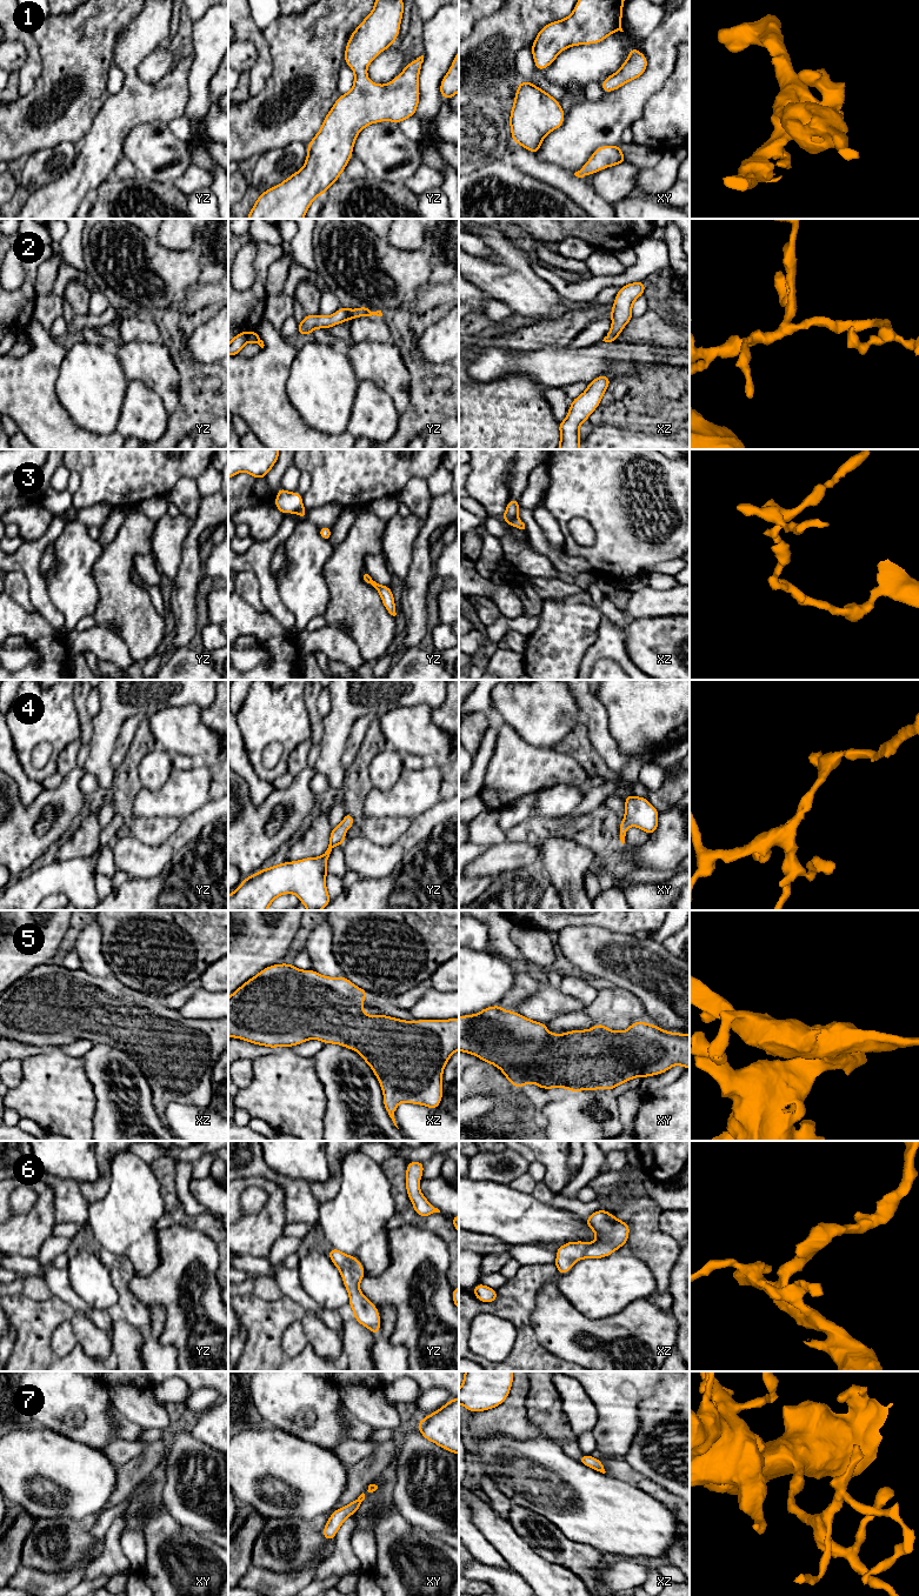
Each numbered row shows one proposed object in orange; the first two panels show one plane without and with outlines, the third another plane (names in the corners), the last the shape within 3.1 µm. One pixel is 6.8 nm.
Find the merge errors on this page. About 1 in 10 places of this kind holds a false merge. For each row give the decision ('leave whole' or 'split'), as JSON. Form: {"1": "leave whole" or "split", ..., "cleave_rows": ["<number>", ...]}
{"1": "leave whole", "2": "leave whole", "3": "split", "4": "leave whole", "5": "leave whole", "6": "leave whole", "7": "leave whole", "cleave_rows": ["3"]}

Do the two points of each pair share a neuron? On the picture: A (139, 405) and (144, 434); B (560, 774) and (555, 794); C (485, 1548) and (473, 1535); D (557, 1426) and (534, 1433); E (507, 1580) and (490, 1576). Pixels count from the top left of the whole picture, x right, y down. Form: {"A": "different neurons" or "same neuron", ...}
{"A": "same neuron", "B": "different neurons", "C": "same neuron", "D": "different neurons", "E": "same neuron"}

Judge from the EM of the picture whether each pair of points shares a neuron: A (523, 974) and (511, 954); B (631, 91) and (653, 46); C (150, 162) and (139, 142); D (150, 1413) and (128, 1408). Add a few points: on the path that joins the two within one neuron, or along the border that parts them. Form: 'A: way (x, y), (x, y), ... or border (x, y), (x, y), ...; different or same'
A: border (520, 967), (527, 970); different
B: way (643, 82), (653, 72), (653, 58); same
C: way (150, 158), (150, 153), (144, 147); same
D: way (145, 1411), (141, 1408), (133, 1408); same

